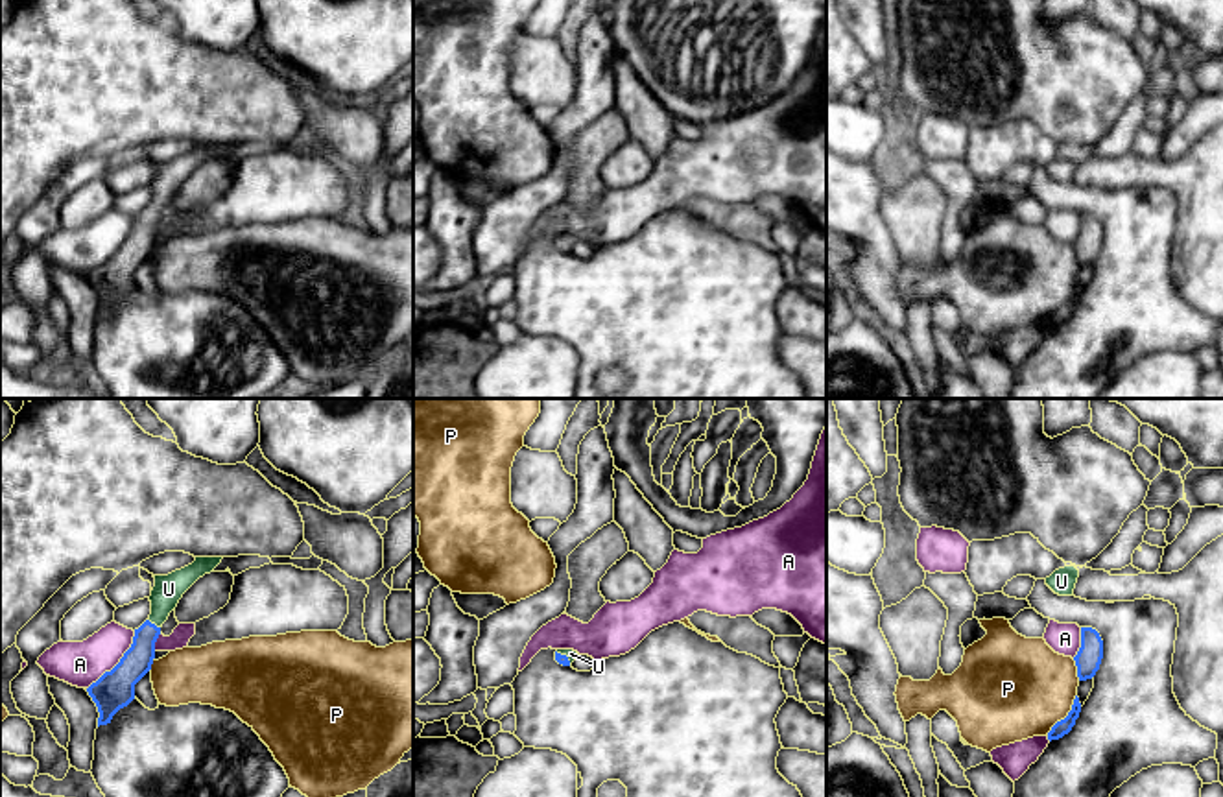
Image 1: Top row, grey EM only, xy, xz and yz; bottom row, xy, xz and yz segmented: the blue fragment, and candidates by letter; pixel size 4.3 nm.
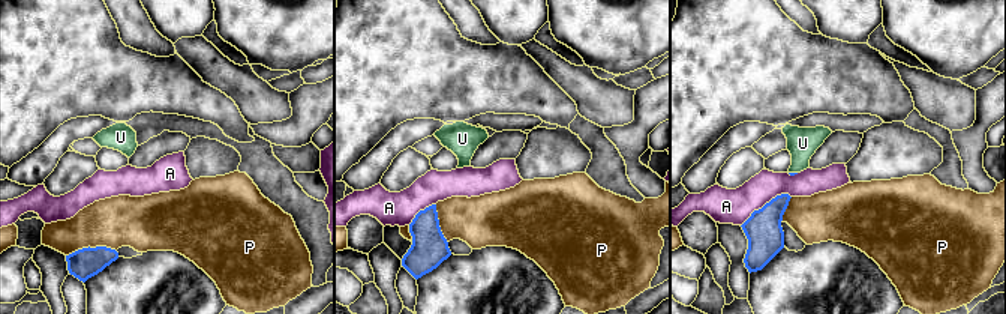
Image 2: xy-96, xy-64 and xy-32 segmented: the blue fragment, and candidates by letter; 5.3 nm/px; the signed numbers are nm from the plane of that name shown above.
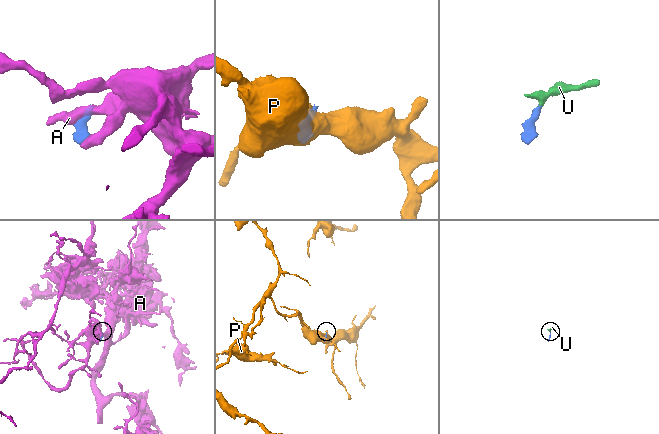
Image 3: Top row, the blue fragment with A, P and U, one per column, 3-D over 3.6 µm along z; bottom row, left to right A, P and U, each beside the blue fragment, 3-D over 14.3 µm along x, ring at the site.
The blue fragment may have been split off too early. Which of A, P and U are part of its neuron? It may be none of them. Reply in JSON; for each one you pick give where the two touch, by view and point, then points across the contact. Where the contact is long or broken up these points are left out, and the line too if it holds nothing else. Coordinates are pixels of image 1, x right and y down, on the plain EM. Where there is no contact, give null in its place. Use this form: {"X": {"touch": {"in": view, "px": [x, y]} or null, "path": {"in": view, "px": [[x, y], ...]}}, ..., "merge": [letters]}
{"U": {"touch": {"in": "xy", "px": [154, 211]}, "path": {"in": "xy", "px": [[137, 248], [144, 224], [154, 211], [168, 176]]}}, "merge": ["U"]}

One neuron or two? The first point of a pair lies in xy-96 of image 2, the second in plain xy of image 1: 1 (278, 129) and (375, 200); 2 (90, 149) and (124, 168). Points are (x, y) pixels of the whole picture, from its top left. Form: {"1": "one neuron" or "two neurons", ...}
{"1": "one neuron", "2": "one neuron"}

